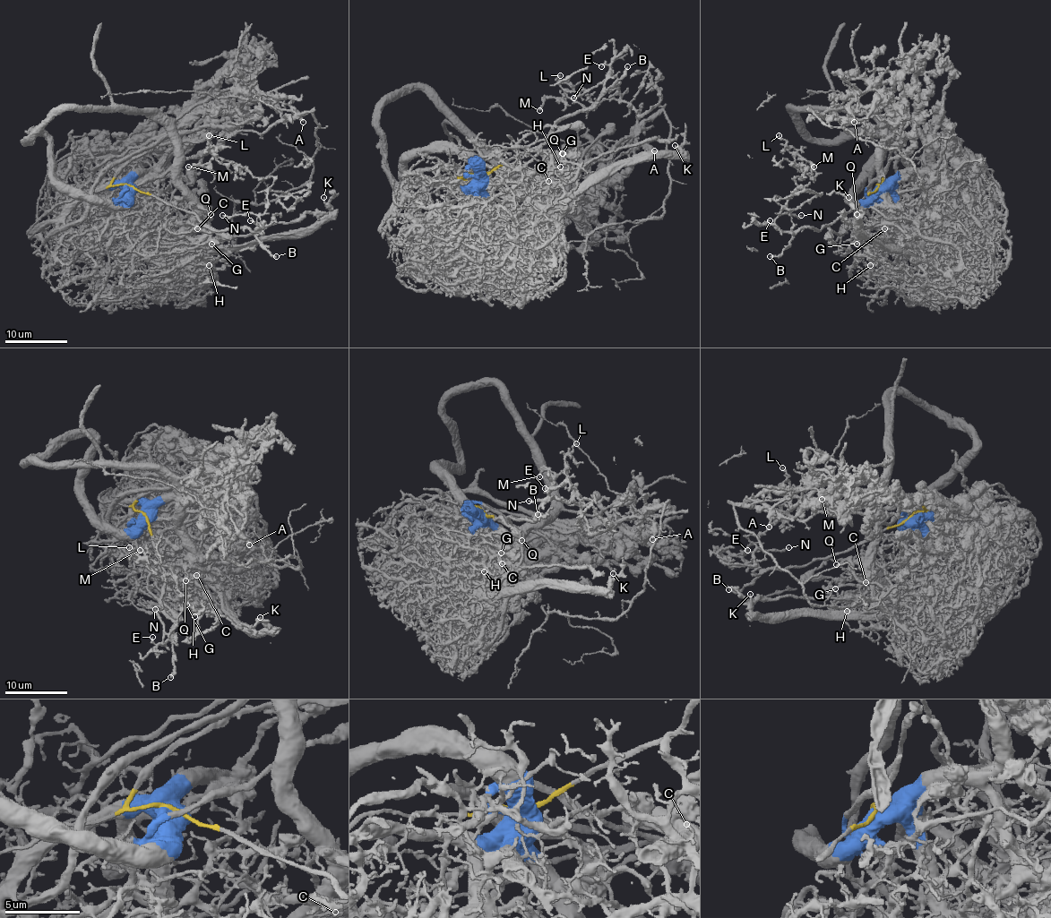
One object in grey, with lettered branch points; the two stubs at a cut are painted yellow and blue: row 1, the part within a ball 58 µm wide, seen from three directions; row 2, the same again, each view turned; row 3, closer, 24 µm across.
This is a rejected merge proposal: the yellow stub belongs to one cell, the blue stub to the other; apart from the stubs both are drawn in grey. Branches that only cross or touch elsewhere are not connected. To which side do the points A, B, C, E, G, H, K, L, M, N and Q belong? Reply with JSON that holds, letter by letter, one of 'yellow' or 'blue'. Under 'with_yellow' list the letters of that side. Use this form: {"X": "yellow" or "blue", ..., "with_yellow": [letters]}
{"A": "blue", "B": "yellow", "C": "blue", "E": "yellow", "G": "blue", "H": "blue", "K": "blue", "L": "yellow", "M": "yellow", "N": "yellow", "Q": "blue", "with_yellow": ["B", "E", "L", "M", "N"]}

